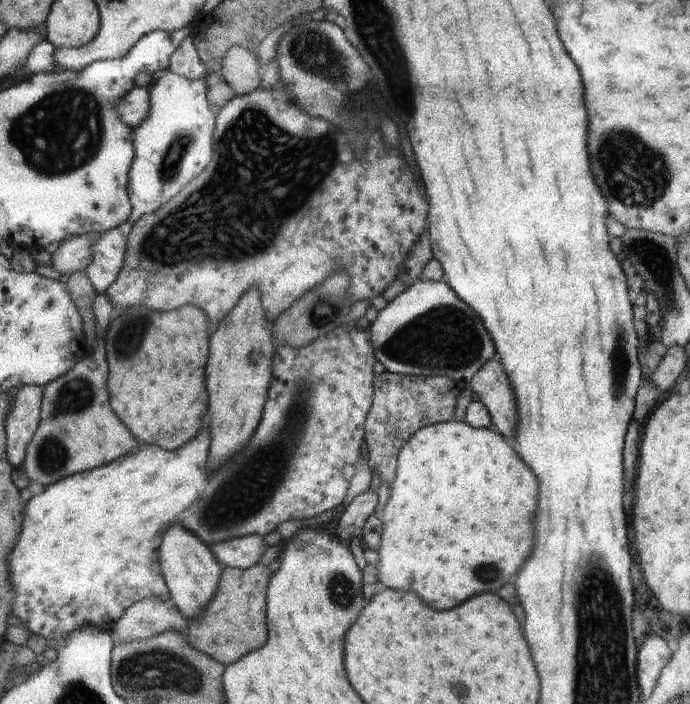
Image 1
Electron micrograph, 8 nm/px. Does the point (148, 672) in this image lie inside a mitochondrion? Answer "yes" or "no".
yes

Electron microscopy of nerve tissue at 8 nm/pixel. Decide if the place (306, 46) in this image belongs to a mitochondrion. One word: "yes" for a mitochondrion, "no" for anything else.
yes

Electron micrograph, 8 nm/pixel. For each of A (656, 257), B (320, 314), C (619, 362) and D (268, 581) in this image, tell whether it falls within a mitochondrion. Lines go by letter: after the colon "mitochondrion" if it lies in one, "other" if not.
A: mitochondrion
B: mitochondrion
C: mitochondrion
D: other

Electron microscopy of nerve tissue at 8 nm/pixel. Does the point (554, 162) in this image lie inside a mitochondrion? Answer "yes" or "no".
no

